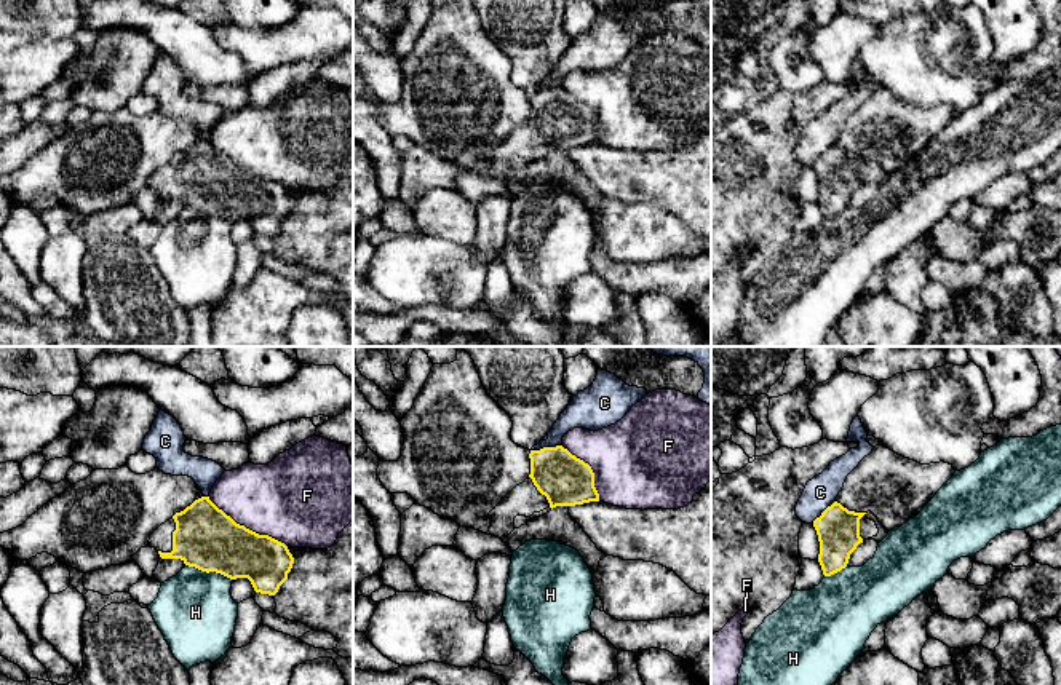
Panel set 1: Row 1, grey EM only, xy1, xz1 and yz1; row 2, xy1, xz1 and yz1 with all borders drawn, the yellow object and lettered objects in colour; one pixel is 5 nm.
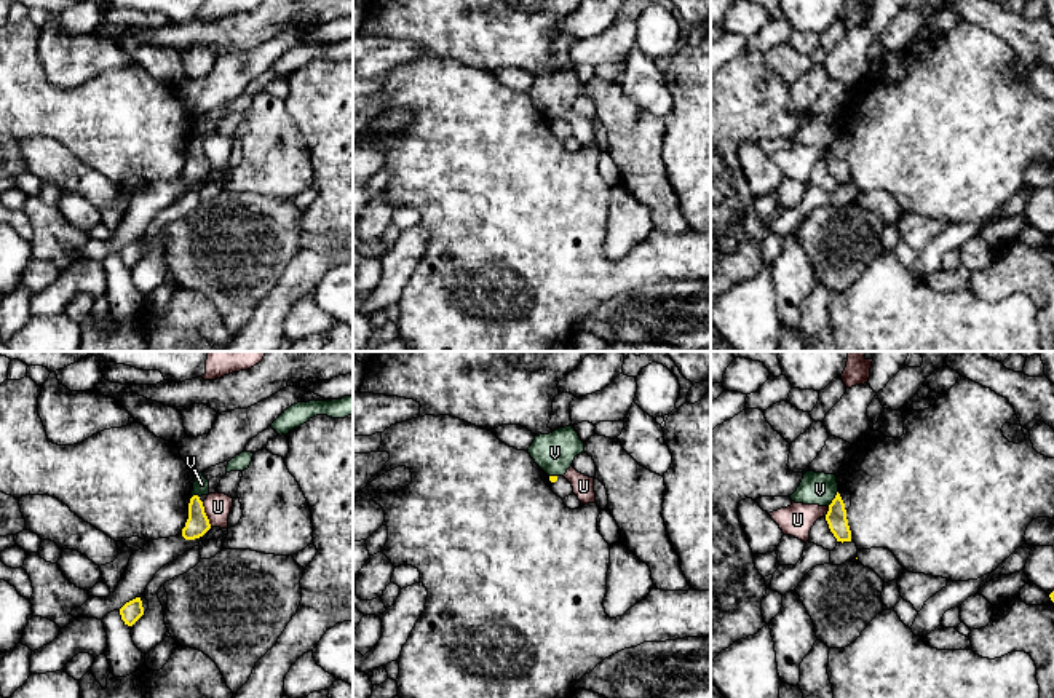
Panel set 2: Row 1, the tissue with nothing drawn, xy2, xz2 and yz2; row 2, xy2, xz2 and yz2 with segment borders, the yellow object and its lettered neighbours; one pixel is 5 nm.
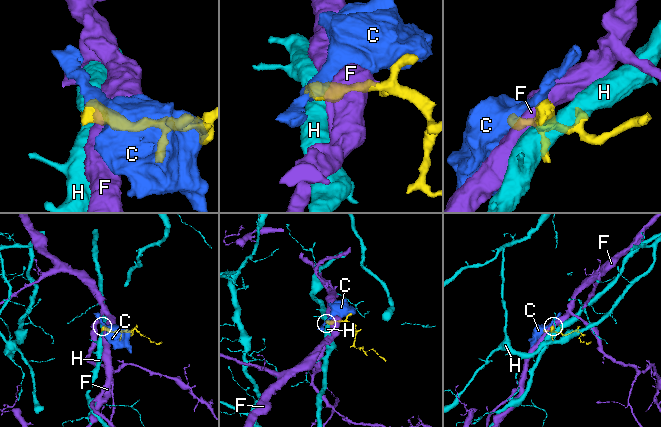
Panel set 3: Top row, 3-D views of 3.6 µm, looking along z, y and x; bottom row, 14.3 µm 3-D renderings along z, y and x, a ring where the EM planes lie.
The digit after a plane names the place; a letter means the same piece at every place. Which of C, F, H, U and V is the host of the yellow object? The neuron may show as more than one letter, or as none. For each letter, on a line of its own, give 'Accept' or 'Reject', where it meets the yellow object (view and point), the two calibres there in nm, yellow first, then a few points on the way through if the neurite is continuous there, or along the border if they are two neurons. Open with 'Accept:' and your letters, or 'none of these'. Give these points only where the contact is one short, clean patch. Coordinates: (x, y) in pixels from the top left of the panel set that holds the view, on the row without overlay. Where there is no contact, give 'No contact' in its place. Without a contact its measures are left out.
Accept: none of these
C: Reject. Touches yellow at xz1 (545, 90). Thickness 260 nm (yellow) against 150 nm
F: Reject. Touches yellow at xy1 (245, 170). Thickness 320 nm (yellow) against 400 nm
H: Reject. Touches yellow at xy1 (210, 213). Thickness 320 nm (yellow) against 400 nm. Boundary: xy1 (186, 206), (206, 214), (219, 214), (232, 222)
U: Reject. Touches yellow at xy2 (205, 157). Thickness 120 nm (yellow) against 140 nm
V: Reject. Touches yellow at yz2 (834, 141). Thickness 100 nm (yellow) against 160 nm. Boundary: yz2 (837, 133), (828, 147)

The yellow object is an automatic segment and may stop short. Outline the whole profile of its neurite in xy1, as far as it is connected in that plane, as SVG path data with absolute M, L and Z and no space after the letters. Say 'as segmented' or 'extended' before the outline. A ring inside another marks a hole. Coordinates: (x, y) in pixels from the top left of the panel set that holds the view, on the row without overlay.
extended; M209 139L195 142L161 166L149 182L161 201L181 201L201 214L248 220L256 235L275 238L294 200L288 188L236 166Z

